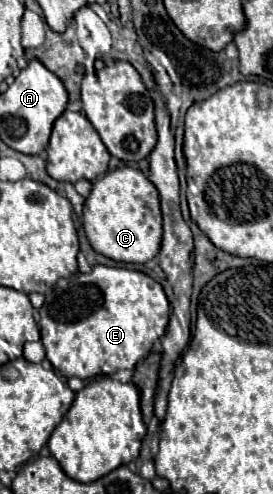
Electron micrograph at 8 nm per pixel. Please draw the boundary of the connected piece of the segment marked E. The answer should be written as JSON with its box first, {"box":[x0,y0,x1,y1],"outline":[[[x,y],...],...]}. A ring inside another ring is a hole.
{"box":[39,266,169,380],"outline":[[[93,266],[89,274],[73,274],[67,280],[57,282],[39,308],[41,342],[47,352],[47,360],[65,378],[77,376],[89,380],[99,375],[113,374],[121,369],[133,370],[137,362],[149,354],[153,342],[165,334],[169,322],[169,300],[159,282],[151,276],[127,268]]]}

